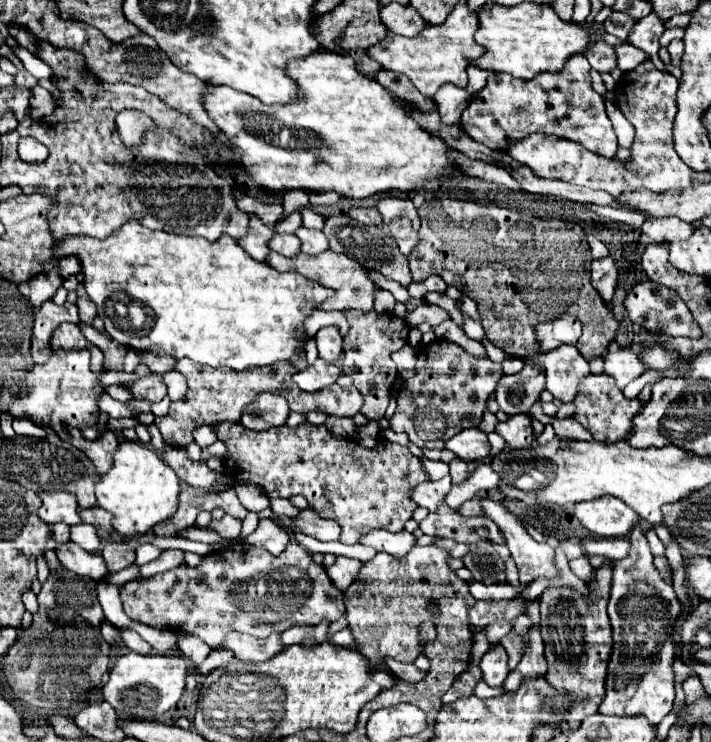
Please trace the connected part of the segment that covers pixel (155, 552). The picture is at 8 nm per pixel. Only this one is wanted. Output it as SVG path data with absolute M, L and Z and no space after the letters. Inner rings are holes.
M142 544L136 549L136 559L134 563L142 566L147 562L157 559L161 555L161 552L163 552L163 550L155 545Z

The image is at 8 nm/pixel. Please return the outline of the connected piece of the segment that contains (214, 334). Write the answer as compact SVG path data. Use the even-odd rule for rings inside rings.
M137 220L127 222L105 240L91 236L63 238L53 246L53 256L79 258L83 286L89 298L95 302L97 314L103 318L105 330L113 340L133 350L149 350L157 354L169 354L173 358L187 356L199 364L207 364L213 368L231 362L231 370L235 372L269 366L277 360L289 360L289 362L299 360L297 344L307 340L303 320L311 314L311 308L319 306L325 298L333 296L333 290L313 284L301 278L296 272L279 274L265 262L255 262L229 236L217 242L207 242L205 238L195 236L151 232L143 225L137 224ZM129 298L133 302L145 304L149 308L147 314L129 314L127 308Z

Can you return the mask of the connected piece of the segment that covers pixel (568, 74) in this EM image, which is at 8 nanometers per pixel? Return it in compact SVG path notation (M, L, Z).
M573 54L559 72L537 74L533 80L513 78L511 74L491 74L487 86L477 92L461 116L461 128L479 144L491 150L507 150L509 142L517 142L533 132L553 134L573 140L587 150L613 158L617 152L617 136L605 114L603 98L591 90L589 62L581 54Z

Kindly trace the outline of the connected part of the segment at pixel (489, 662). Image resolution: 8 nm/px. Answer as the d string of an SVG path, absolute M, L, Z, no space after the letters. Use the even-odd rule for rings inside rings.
M495 646L489 648L489 652L481 658L479 668L483 672L483 680L491 686L491 688L499 688L503 686L509 668L507 668L507 652L503 646Z

